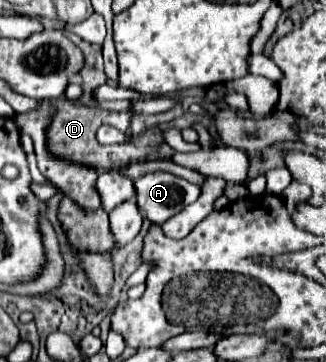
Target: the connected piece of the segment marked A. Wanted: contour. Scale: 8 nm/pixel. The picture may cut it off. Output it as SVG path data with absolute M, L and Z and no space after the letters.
M167 171L147 173L135 181L137 205L145 217L157 225L165 223L169 217L183 211L187 205L197 201L201 187L189 183Z

